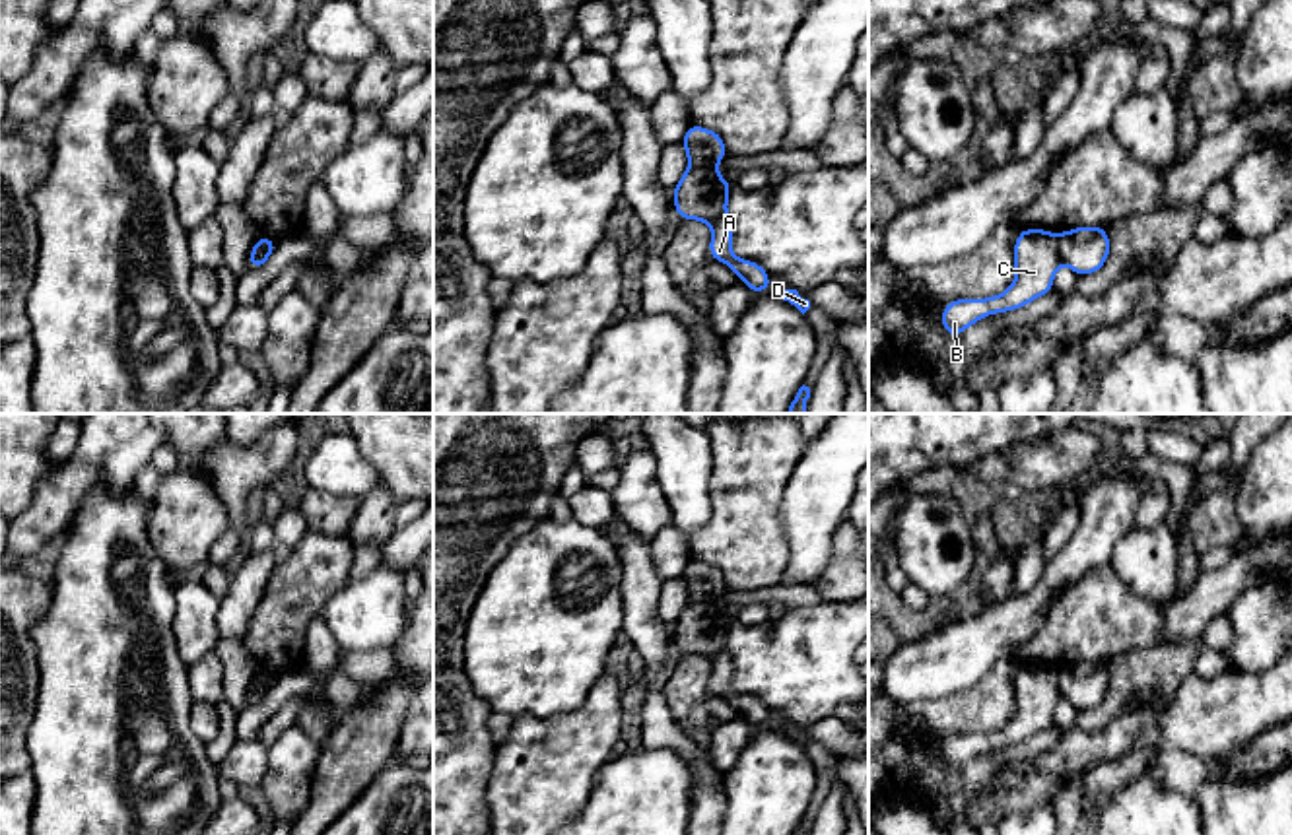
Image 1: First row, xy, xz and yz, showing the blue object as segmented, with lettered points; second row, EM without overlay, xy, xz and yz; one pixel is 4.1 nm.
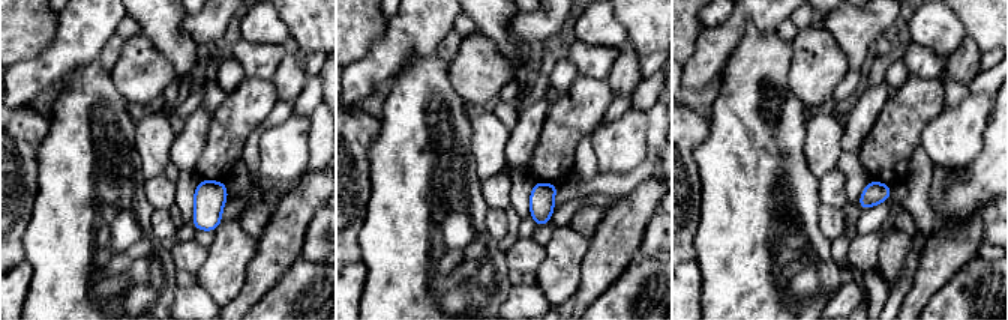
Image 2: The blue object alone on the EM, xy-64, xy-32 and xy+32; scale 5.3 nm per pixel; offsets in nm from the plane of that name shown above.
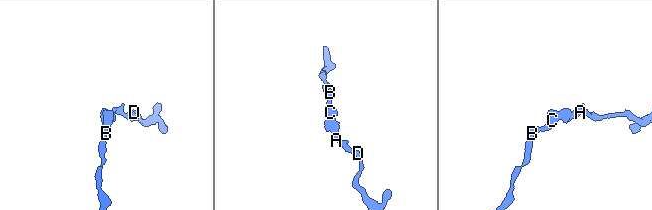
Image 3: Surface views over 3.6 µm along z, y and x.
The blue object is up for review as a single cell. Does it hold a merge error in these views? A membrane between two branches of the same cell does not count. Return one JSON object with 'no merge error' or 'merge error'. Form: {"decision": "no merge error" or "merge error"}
{"decision": "merge error"}

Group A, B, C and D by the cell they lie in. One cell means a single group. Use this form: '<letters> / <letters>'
A D / B C

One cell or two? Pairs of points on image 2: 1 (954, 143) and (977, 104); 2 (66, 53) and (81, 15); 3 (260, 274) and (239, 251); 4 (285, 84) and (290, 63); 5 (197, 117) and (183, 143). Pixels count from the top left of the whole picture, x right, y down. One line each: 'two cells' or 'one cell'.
1: one cell
2: one cell
3: two cells
4: one cell
5: one cell

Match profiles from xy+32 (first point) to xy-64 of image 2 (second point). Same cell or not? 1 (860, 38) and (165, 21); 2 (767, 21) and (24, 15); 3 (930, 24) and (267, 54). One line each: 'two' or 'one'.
1: two
2: two
3: two

